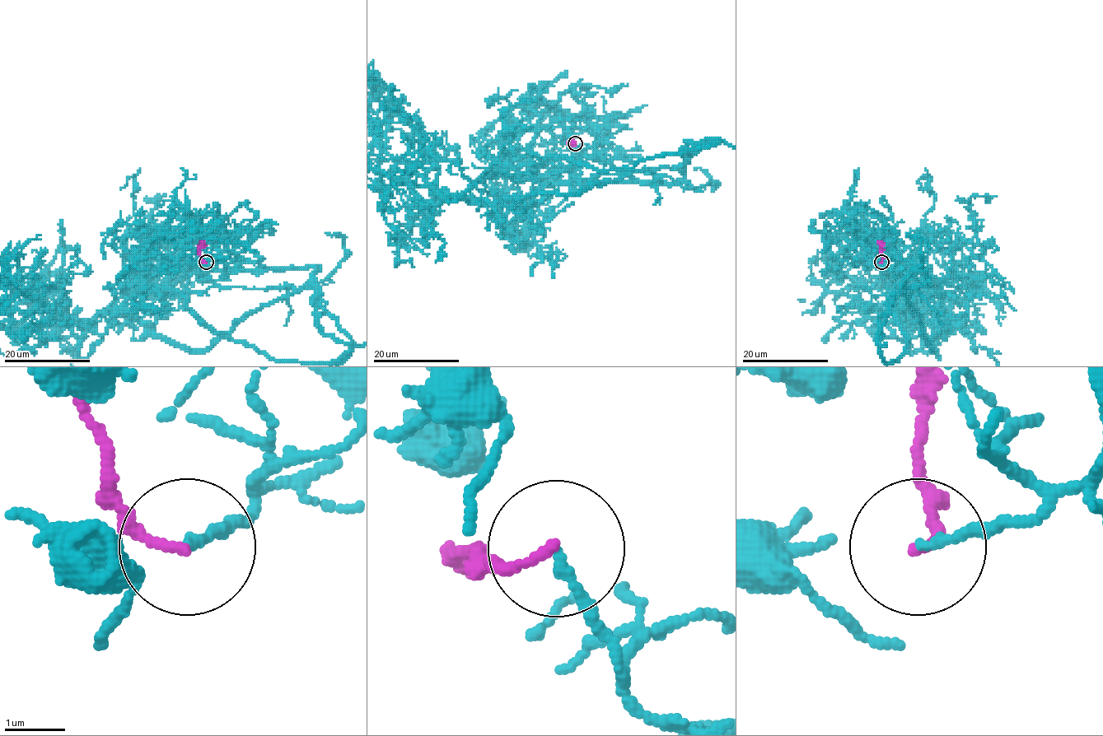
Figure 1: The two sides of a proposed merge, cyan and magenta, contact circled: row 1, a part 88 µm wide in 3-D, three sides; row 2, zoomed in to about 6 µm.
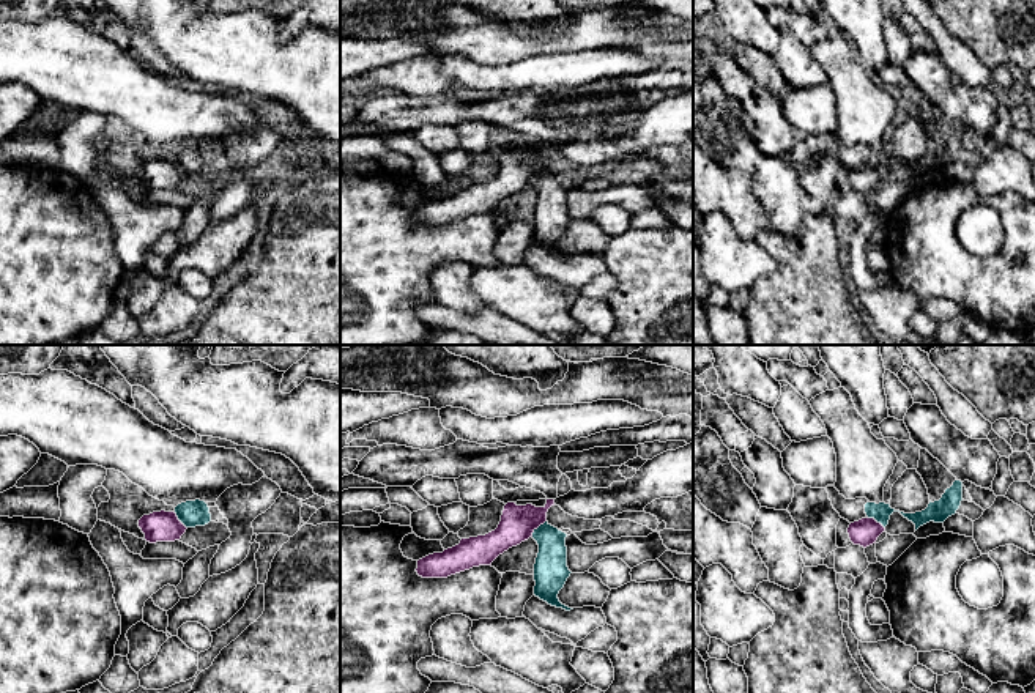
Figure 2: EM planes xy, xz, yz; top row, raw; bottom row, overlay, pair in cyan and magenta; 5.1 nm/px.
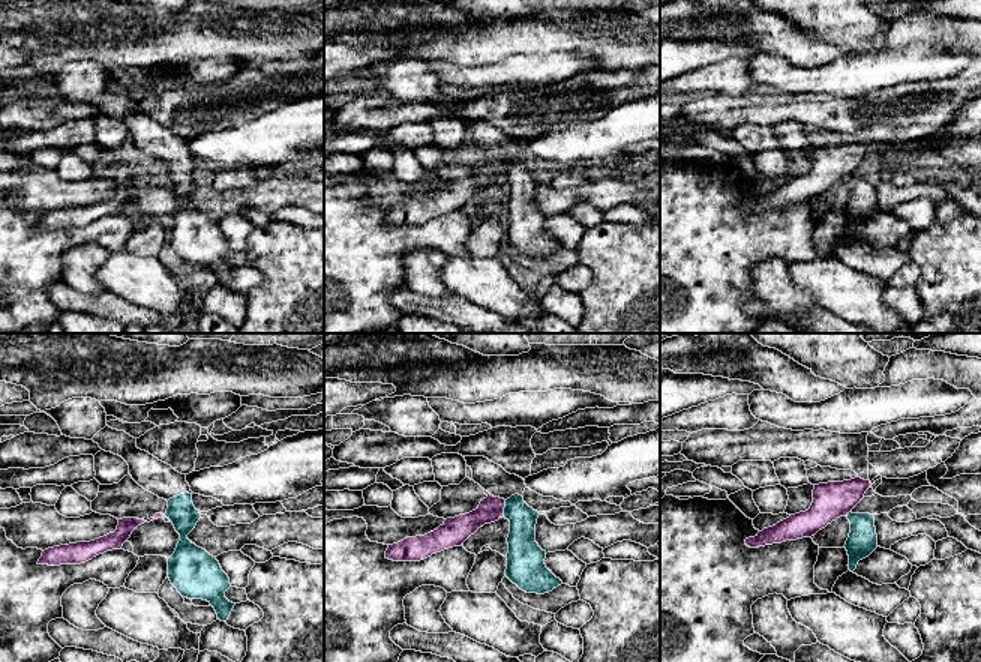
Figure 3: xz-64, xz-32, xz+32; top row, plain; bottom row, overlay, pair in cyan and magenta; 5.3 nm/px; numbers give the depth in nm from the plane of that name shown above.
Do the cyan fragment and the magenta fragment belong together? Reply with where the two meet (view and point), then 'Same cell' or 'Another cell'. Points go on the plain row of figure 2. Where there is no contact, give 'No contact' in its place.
Touches cyan at xz (537, 175). Another cell

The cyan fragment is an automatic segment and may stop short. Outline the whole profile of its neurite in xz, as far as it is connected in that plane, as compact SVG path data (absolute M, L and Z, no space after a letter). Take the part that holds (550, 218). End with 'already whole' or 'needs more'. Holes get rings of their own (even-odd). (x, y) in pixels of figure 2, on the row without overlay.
M548 169L534 176L532 186L539 192L534 211L534 243L551 254L570 258L573 255L562 252L558 246L559 238L572 220L567 214L566 184L566 180Z; already whole

